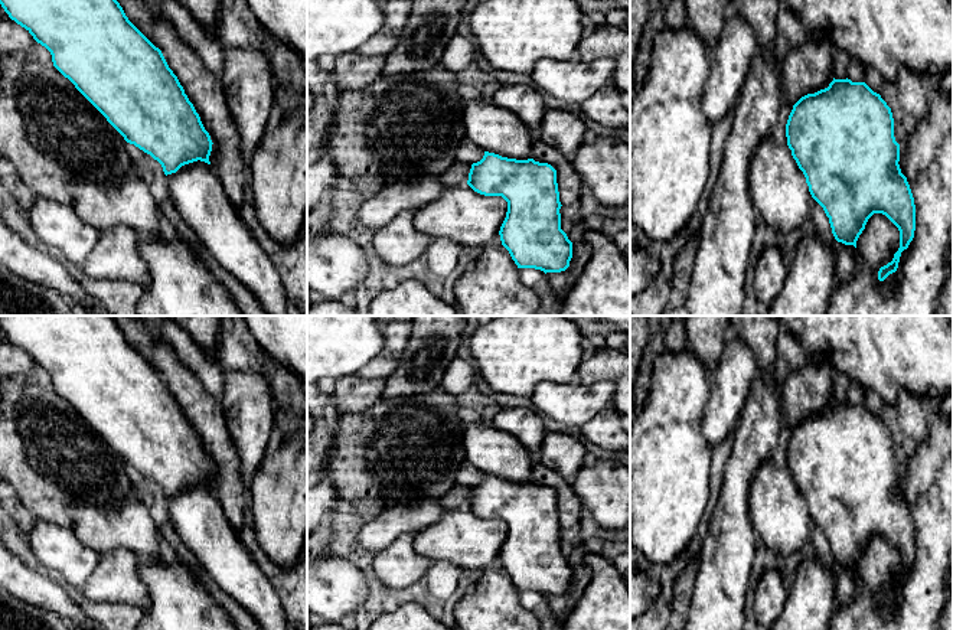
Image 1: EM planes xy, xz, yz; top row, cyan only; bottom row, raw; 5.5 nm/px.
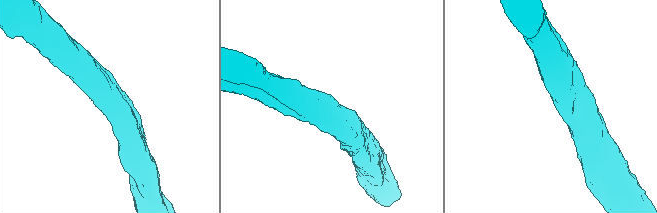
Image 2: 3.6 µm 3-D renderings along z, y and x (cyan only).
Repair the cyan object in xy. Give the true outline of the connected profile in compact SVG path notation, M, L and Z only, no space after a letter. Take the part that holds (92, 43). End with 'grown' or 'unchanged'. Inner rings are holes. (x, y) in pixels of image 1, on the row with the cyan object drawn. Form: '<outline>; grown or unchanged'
M0 0L12 20L45 46L53 66L107 118L107 121L144 153L157 160L164 174L176 173L193 161L210 164L212 140L177 76L156 48L125 16L117 0Z; unchanged

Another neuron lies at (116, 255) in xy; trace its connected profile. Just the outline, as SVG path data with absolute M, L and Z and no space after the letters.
M127 226L99 232L81 270L91 278L127 280L146 288L150 283L150 272L140 257L137 241L138 236Z

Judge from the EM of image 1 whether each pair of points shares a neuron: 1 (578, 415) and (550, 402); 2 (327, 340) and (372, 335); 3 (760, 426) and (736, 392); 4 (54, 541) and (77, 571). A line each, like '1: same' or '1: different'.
1: same
2: same
3: different
4: same

